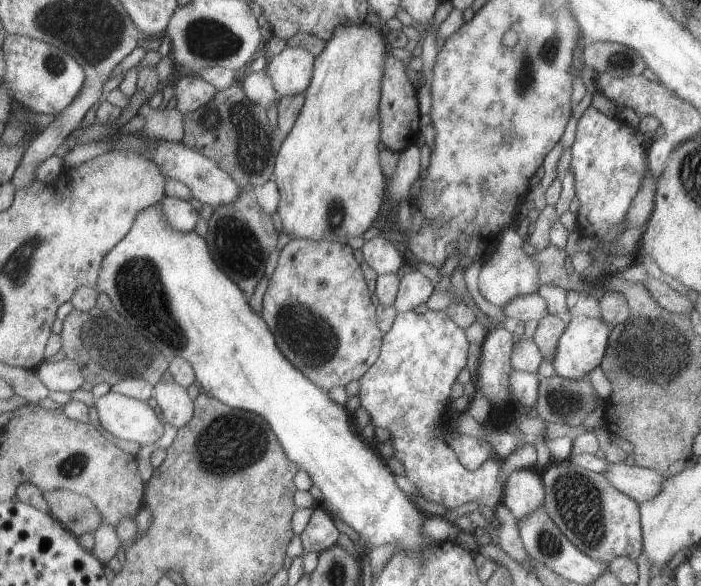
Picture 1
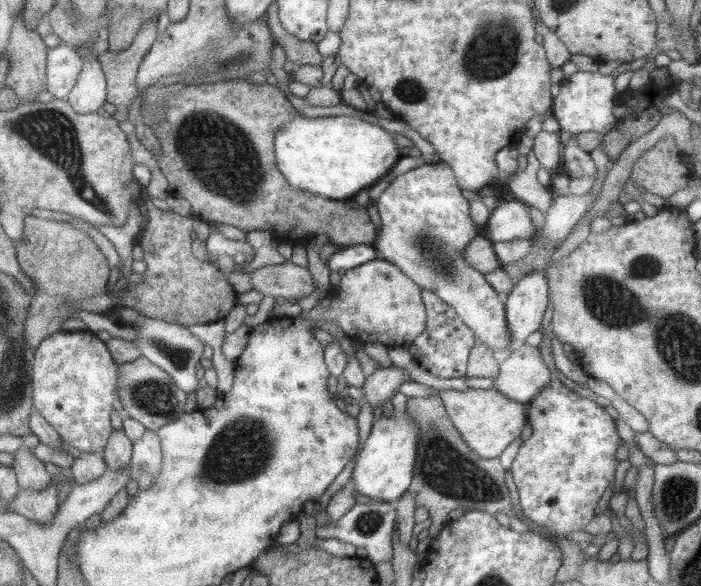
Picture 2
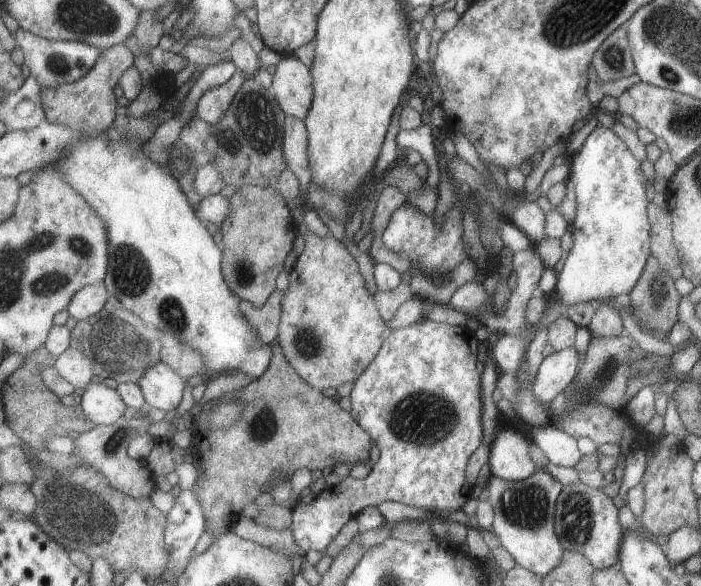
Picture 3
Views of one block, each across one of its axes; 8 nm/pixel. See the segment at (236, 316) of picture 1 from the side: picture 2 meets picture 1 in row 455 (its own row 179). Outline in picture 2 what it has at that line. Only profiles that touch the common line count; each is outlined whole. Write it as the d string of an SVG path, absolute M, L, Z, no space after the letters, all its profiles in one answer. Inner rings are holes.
M298 114L274 137L278 170L292 186L341 201L378 183L402 158L392 133L354 116L304 118Z

